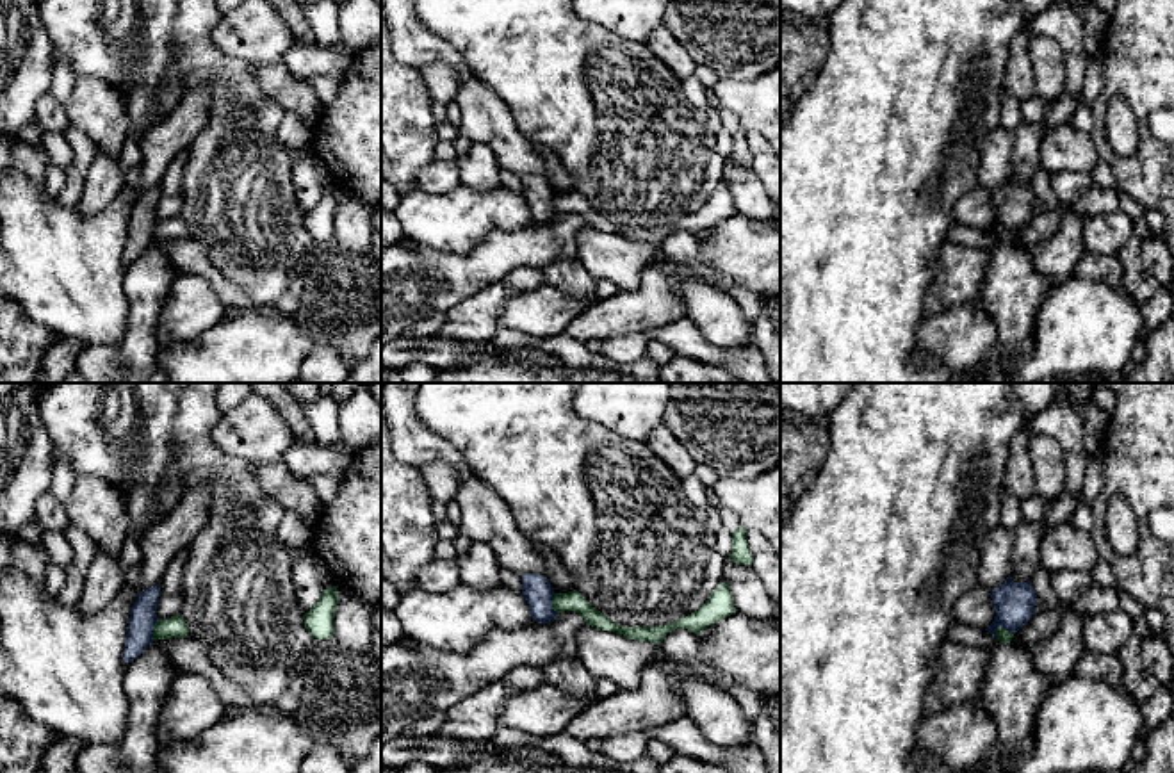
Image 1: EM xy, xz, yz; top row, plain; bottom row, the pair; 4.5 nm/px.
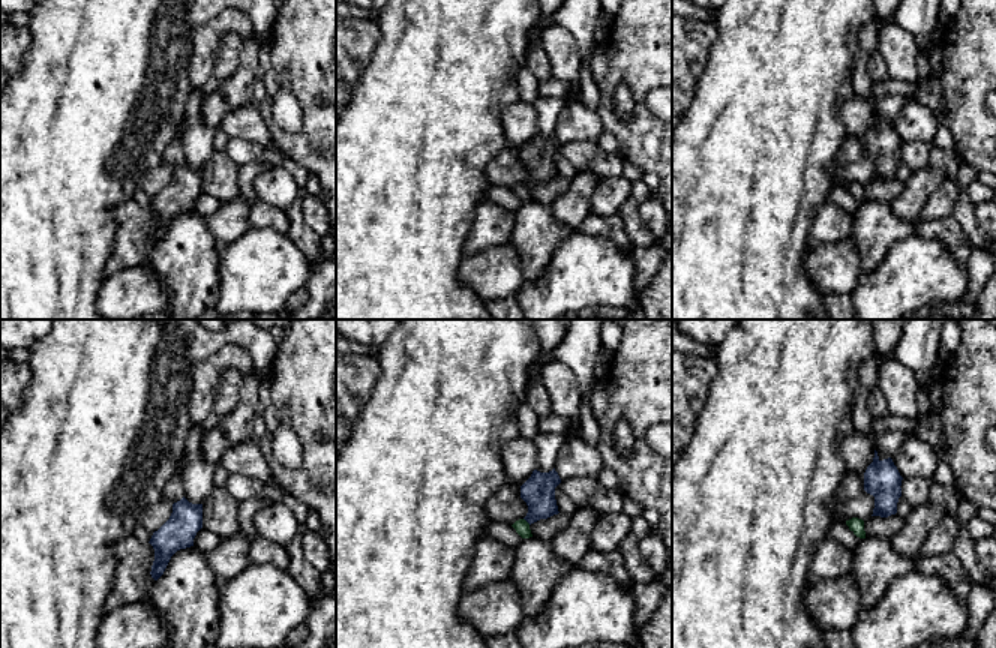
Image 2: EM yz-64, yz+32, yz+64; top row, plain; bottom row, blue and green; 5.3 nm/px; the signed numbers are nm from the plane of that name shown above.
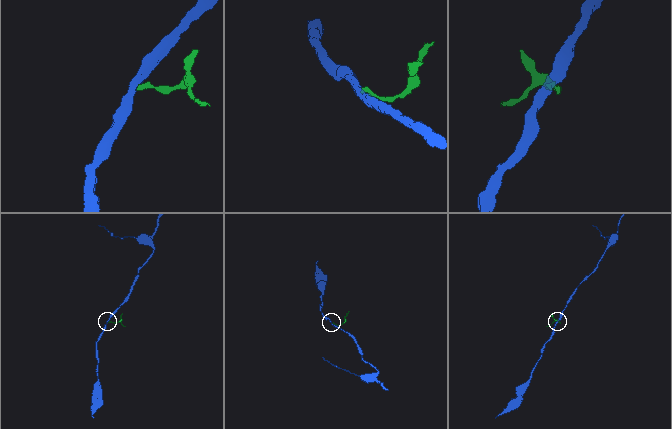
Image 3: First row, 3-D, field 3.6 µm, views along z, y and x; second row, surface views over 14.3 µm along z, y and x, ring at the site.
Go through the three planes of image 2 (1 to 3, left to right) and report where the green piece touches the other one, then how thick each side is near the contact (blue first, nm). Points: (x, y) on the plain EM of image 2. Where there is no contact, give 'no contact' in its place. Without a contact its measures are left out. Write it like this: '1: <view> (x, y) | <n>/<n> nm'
1: no contact
2: yz+32 (527, 185) | 180/80 nm
3: no contact

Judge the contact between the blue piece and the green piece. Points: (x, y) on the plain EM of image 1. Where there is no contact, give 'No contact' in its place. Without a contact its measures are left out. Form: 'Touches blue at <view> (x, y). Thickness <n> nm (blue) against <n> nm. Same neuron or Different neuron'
Touches blue at yz (1003, 228). Thickness 190 nm (blue) against 60 nm. Different neuron

